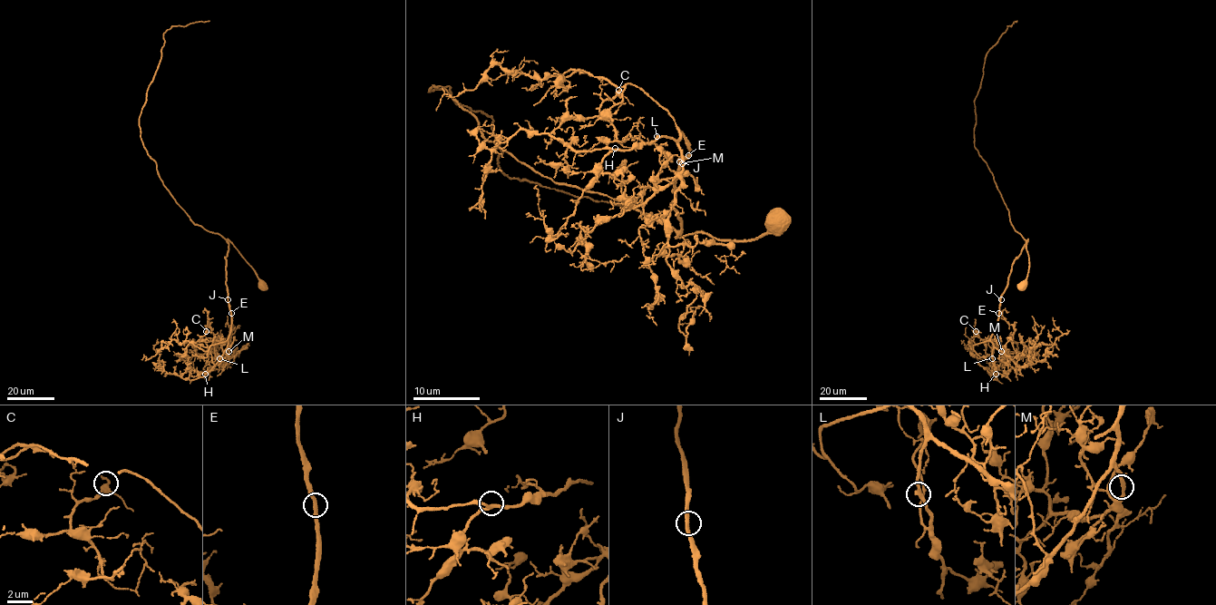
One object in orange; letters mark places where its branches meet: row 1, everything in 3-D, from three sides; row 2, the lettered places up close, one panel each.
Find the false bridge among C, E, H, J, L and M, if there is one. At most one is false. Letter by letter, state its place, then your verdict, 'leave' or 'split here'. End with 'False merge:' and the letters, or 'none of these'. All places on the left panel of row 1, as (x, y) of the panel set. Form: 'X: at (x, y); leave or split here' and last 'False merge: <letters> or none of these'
C: at (206, 331); leave
E: at (231, 313); leave
H: at (205, 374); leave
J: at (228, 299); leave
L: at (219, 358); leave
M: at (228, 351); leave
False merge: none of these

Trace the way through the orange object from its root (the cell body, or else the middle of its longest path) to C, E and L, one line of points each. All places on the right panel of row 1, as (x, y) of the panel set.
C: (1022, 285), (1028, 269), (1027, 240), (1001, 296), (990, 338), (994, 364), (994, 344), (976, 331)
E: (1022, 285), (1028, 269), (1027, 240), (1012, 265), (998, 313)
L: (1022, 285), (1028, 269), (1027, 240), (1013, 261), (1001, 296), (996, 328), (990, 338), (992, 358)

